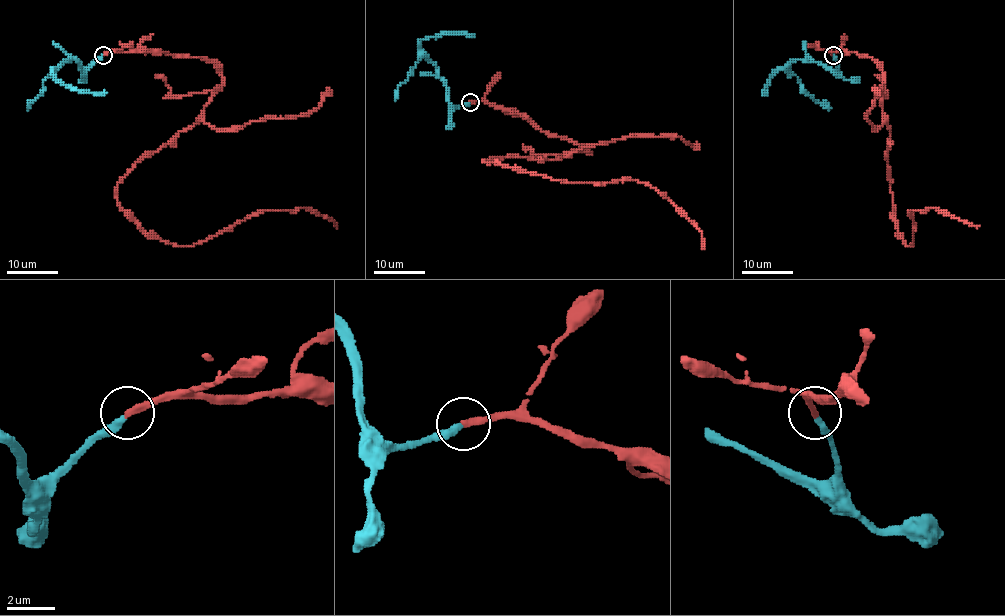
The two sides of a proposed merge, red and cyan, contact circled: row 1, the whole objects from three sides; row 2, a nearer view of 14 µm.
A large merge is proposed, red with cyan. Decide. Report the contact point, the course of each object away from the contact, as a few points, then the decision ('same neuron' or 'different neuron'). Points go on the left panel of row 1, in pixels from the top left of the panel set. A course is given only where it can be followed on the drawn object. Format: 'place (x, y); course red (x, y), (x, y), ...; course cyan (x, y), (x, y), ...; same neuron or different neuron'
place (103, 55); course red (102, 55), (189, 55), (222, 78), (203, 115), (116, 186), (144, 231), (194, 245), (300, 208), (337, 226); course cyan (102, 55), (84, 69), (77, 61), (65, 60), (52, 70), (52, 74), (77, 89), (107, 92); same neuron

